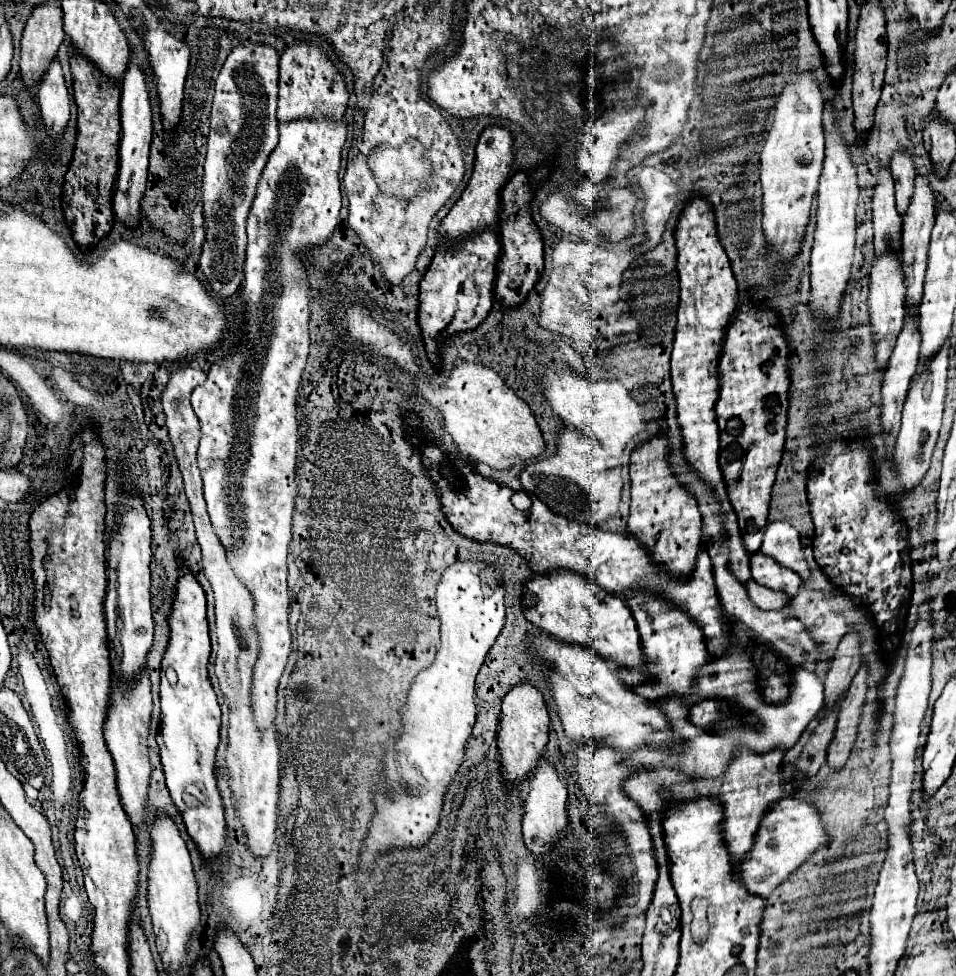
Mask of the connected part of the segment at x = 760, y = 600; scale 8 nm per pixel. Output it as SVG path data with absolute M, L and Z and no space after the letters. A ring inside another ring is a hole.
M755 580L747 582L747 594L749 594L751 602L757 608L763 608L763 610L779 610L781 606L785 606L789 602L787 594L779 594L775 590L767 590L765 586L759 586Z

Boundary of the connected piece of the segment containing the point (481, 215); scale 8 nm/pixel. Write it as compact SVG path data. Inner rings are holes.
M501 126L485 128L477 142L477 162L475 162L473 176L471 176L465 192L461 194L457 204L451 208L451 212L445 216L445 220L439 228L439 236L445 242L455 242L455 240L463 238L465 234L473 234L483 228L497 228L499 210L501 210L501 204L499 204L501 190L503 190L505 182L509 180L511 166L513 166L513 134Z

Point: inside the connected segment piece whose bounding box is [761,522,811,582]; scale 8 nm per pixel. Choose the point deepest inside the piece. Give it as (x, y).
(781, 541)

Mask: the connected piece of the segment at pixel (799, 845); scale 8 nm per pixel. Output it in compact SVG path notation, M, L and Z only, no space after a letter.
M787 796L777 800L769 808L769 814L761 820L755 836L755 844L751 852L745 856L745 860L741 862L745 888L751 894L767 900L773 894L773 890L783 880L787 880L787 876L795 872L825 842L827 842L825 822L821 818L821 812L811 802L799 796Z

